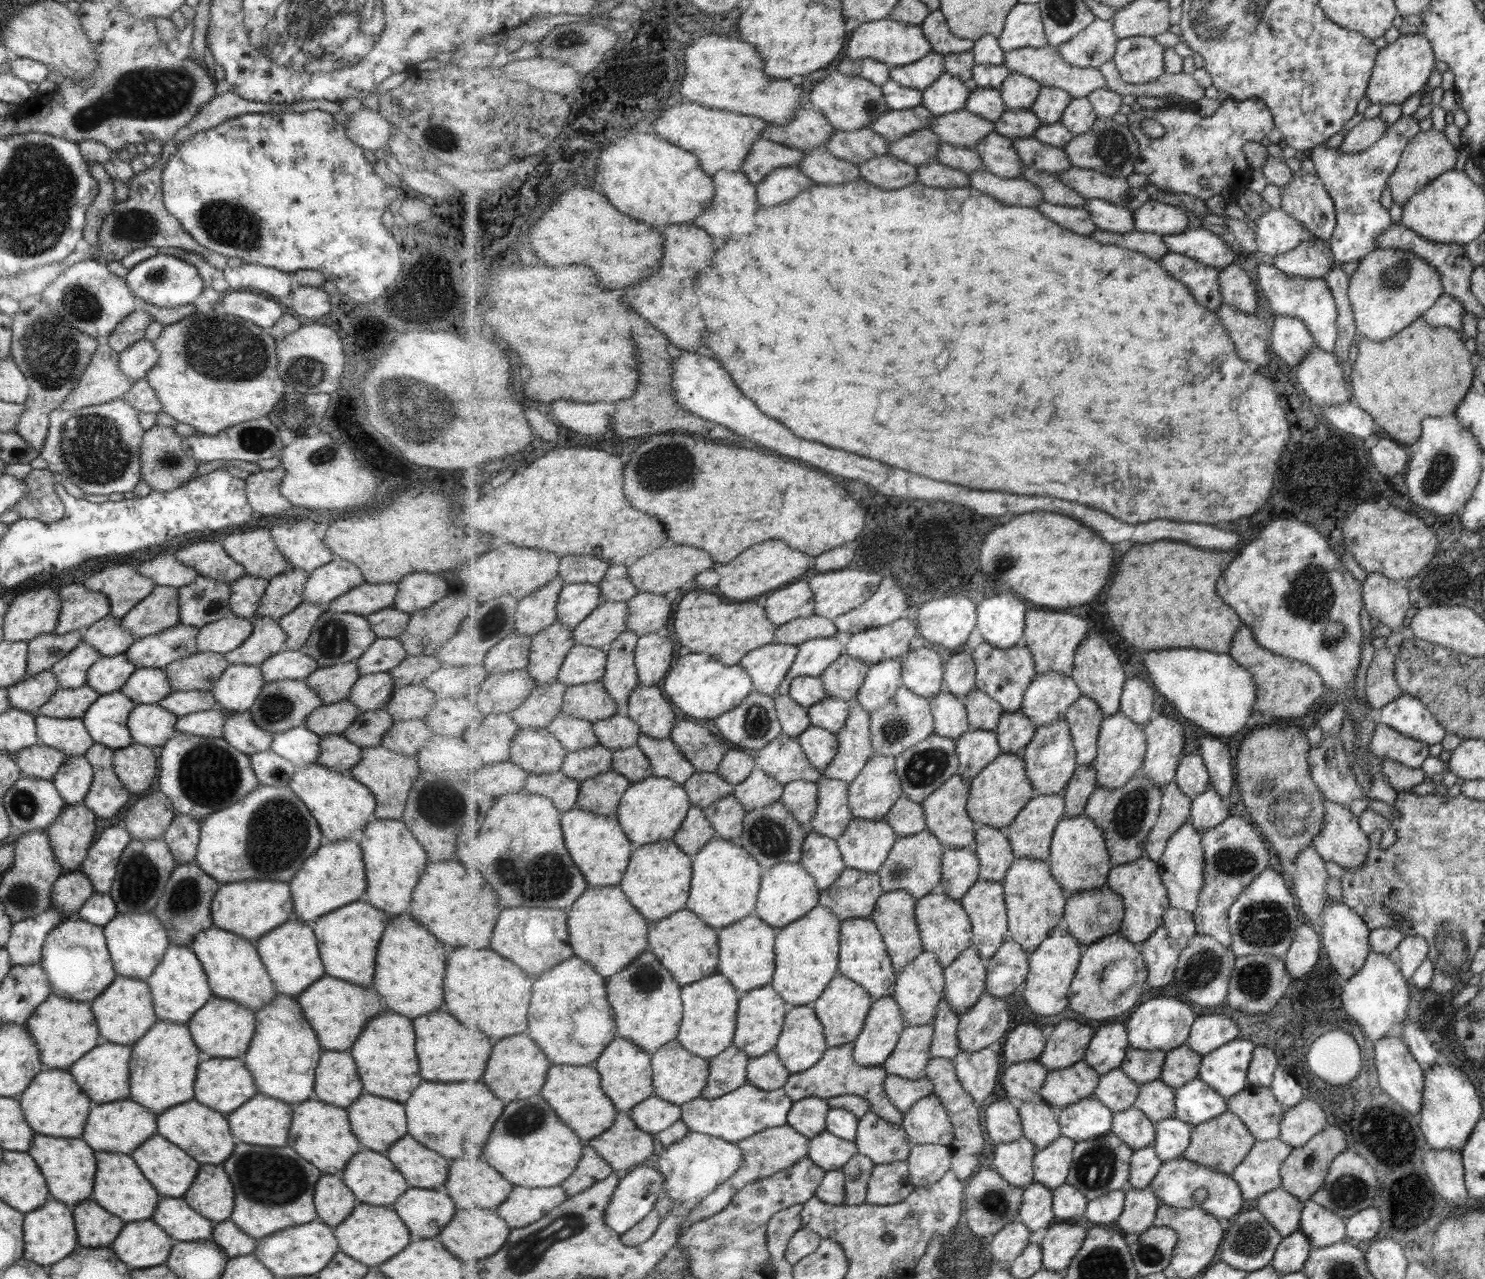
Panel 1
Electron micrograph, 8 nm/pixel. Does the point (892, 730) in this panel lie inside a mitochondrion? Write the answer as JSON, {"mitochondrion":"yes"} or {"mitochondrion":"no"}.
{"mitochondrion":"yes"}

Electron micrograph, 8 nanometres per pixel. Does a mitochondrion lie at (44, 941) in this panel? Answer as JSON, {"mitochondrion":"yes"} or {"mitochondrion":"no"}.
{"mitochondrion":"no"}

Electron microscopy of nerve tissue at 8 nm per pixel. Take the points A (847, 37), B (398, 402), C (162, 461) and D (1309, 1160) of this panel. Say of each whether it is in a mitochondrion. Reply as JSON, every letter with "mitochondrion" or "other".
{"A":"other","B":"mitochondrion","C":"mitochondrion","D":"mitochondrion"}

